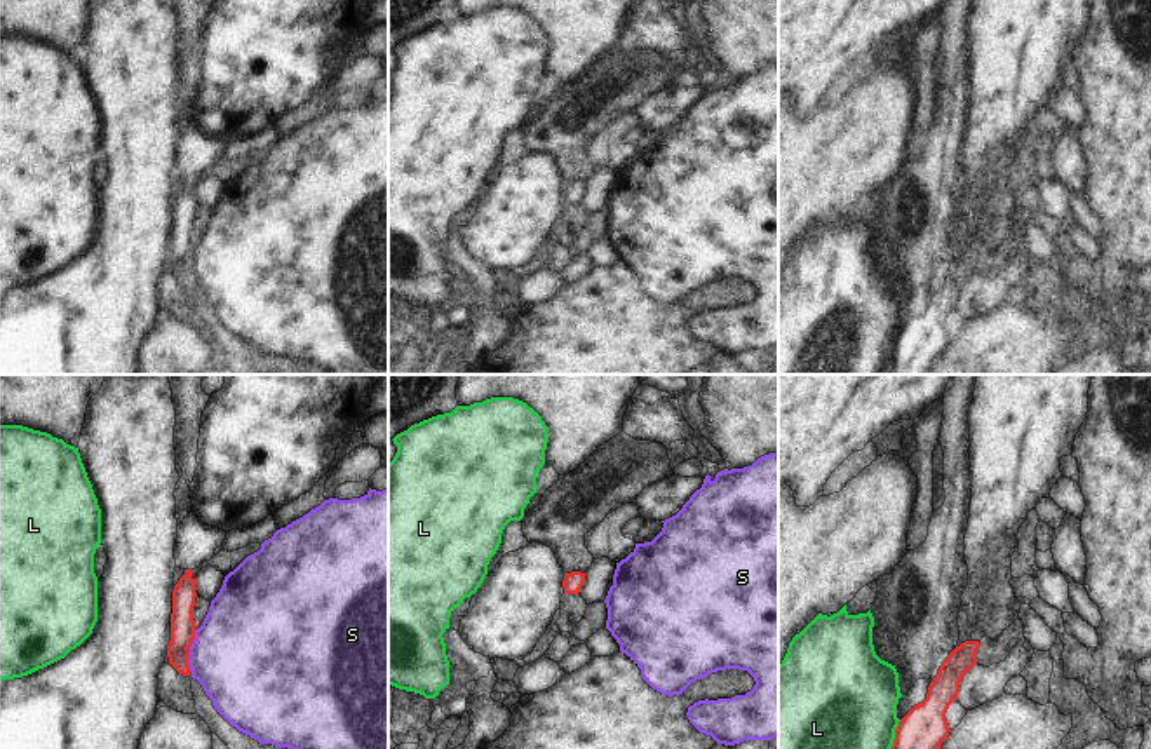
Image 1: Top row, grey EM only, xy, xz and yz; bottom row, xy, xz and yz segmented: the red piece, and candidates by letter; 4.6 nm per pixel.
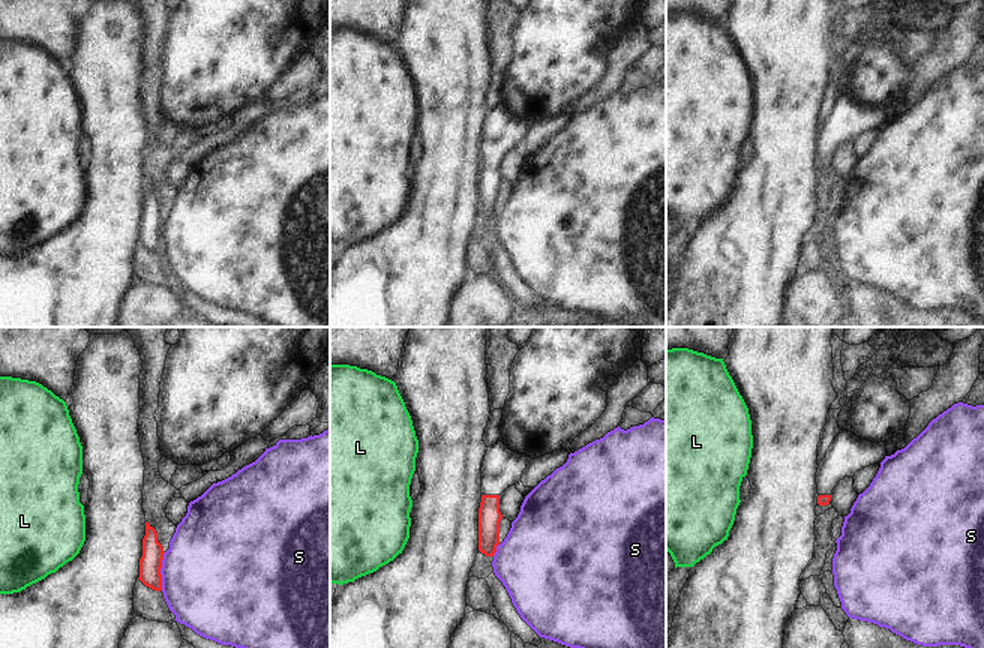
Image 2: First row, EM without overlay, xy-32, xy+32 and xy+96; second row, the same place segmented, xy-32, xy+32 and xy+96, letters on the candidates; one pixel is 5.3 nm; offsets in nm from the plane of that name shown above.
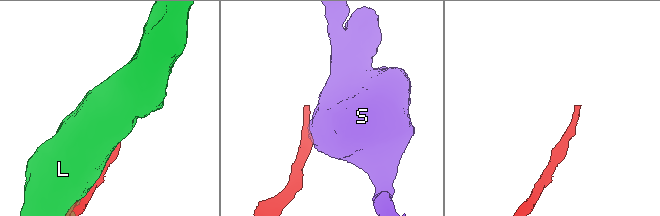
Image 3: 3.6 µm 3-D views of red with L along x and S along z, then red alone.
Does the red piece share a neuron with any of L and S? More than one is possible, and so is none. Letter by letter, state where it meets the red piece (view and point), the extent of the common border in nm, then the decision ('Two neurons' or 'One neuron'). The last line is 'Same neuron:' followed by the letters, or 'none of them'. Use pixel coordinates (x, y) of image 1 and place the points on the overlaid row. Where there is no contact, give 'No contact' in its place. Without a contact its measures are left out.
L: Touches red at yz (895, 734). Shared border 140 nm. Two neurons
S: Touches red at xy (188, 650). Shared border 200 nm. Two neurons
Same neuron: none of them.

